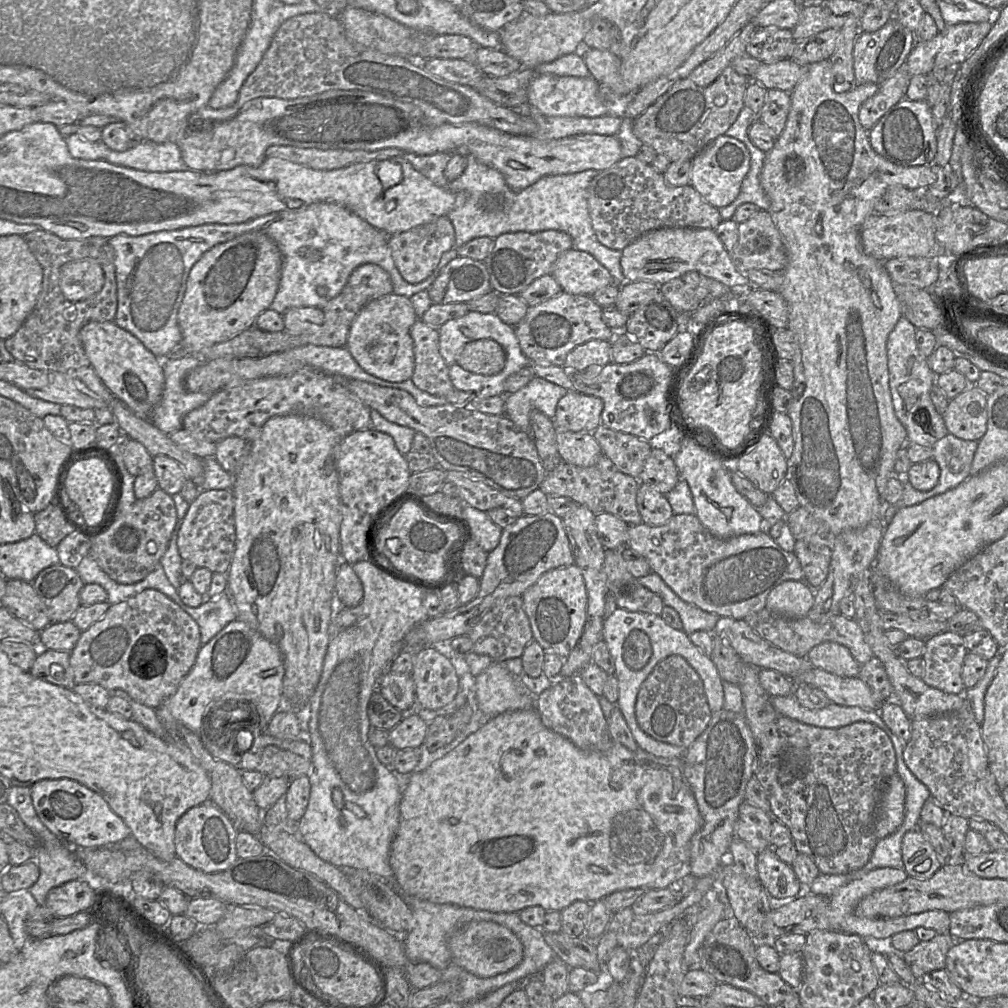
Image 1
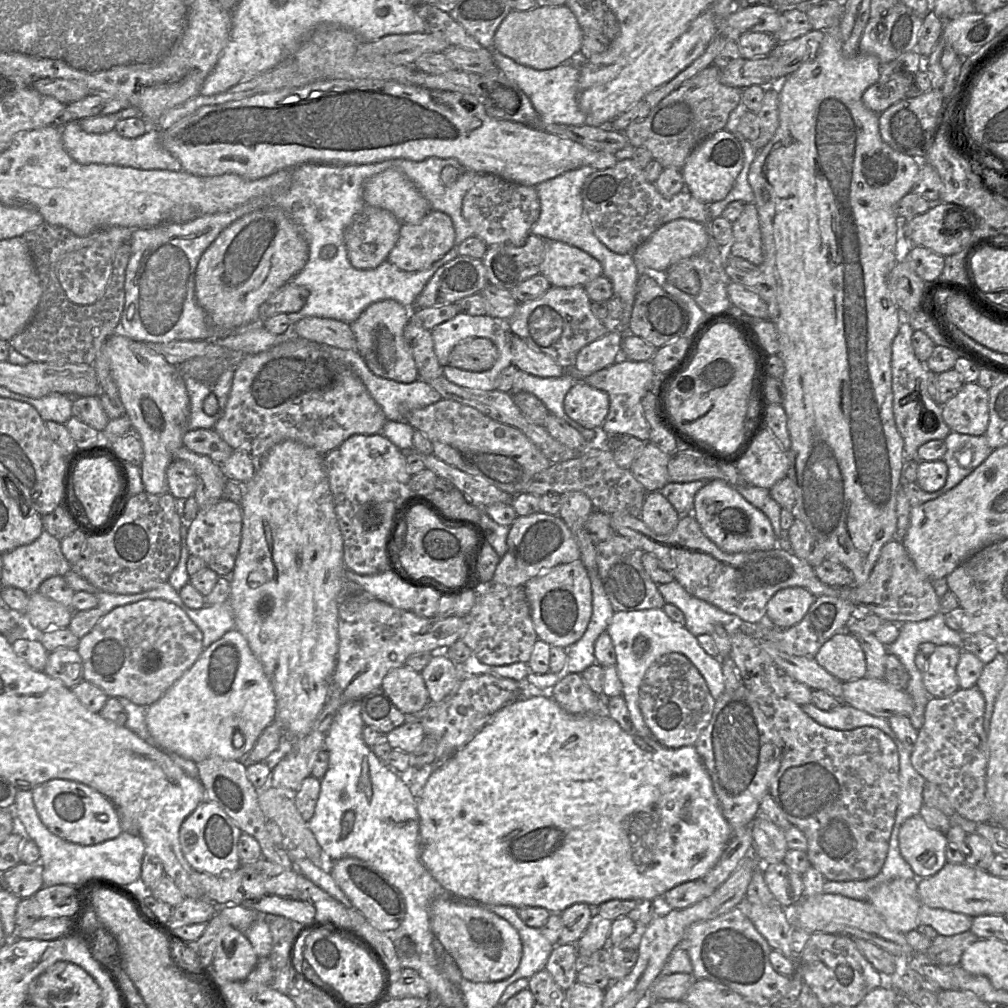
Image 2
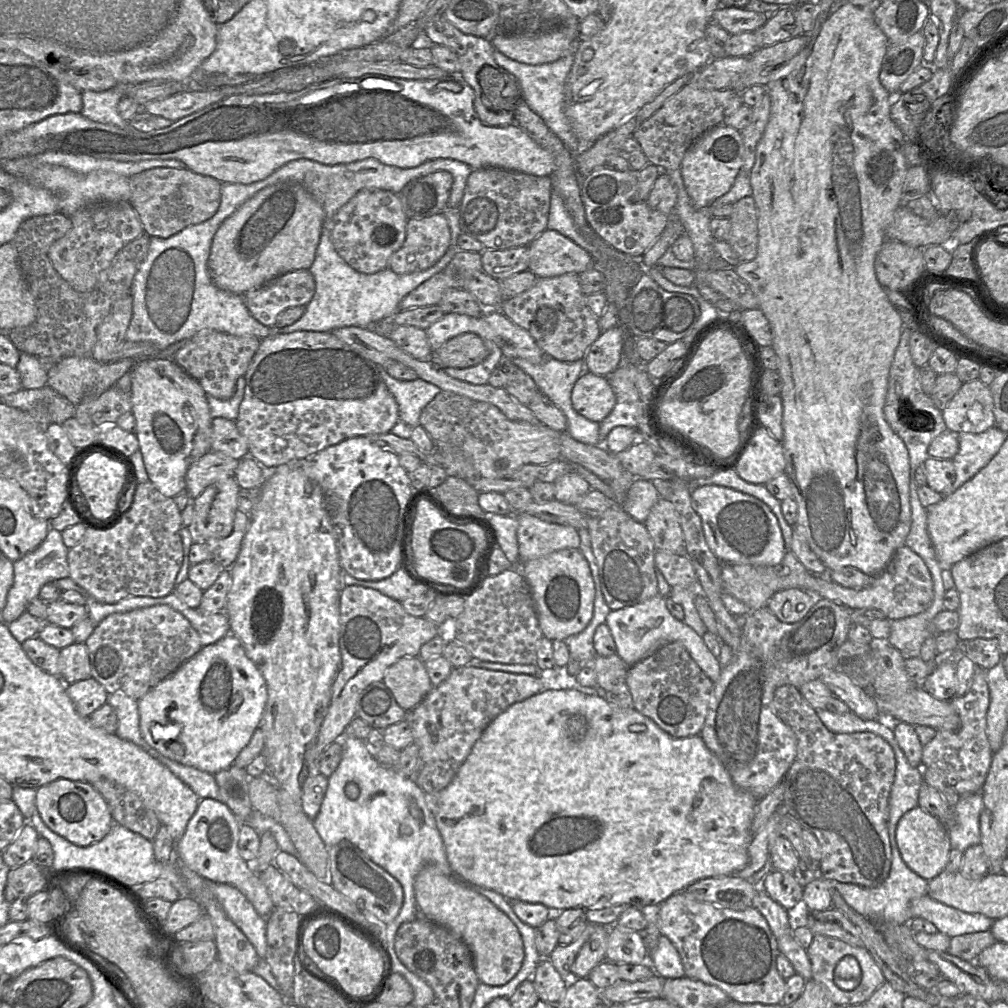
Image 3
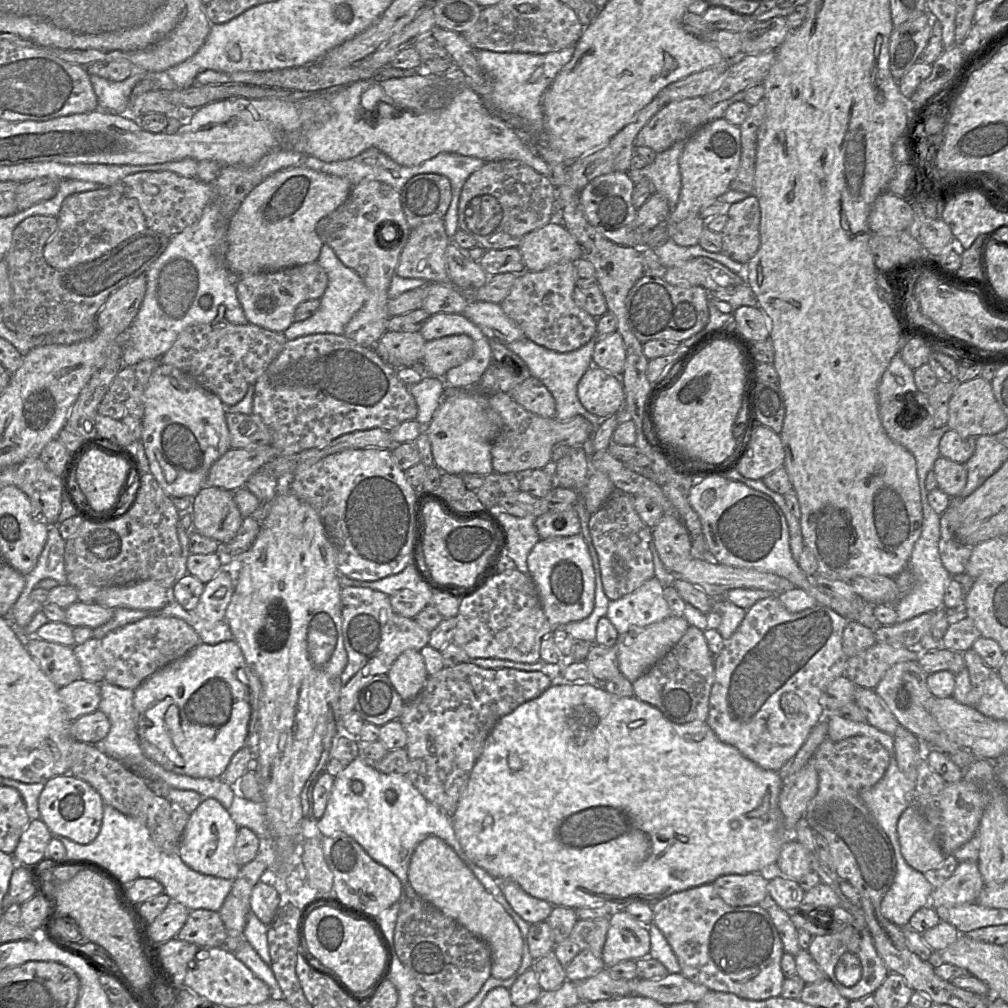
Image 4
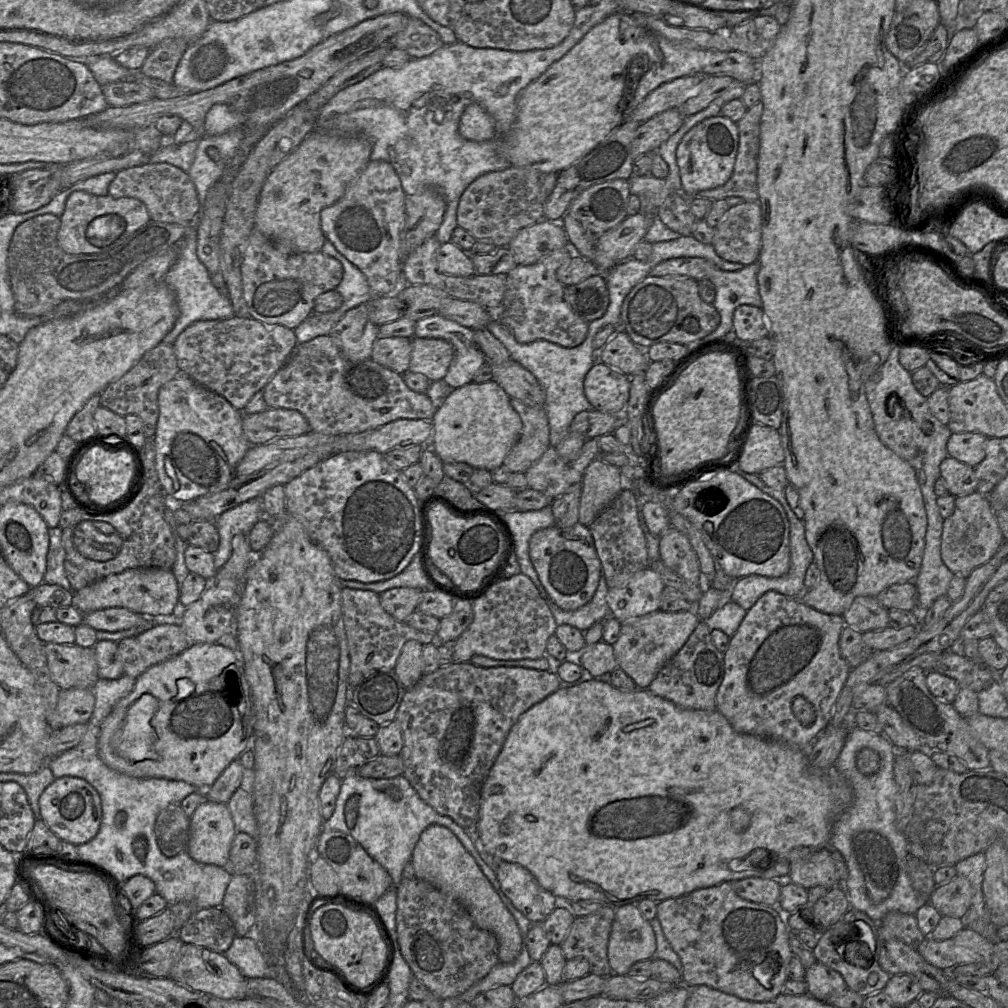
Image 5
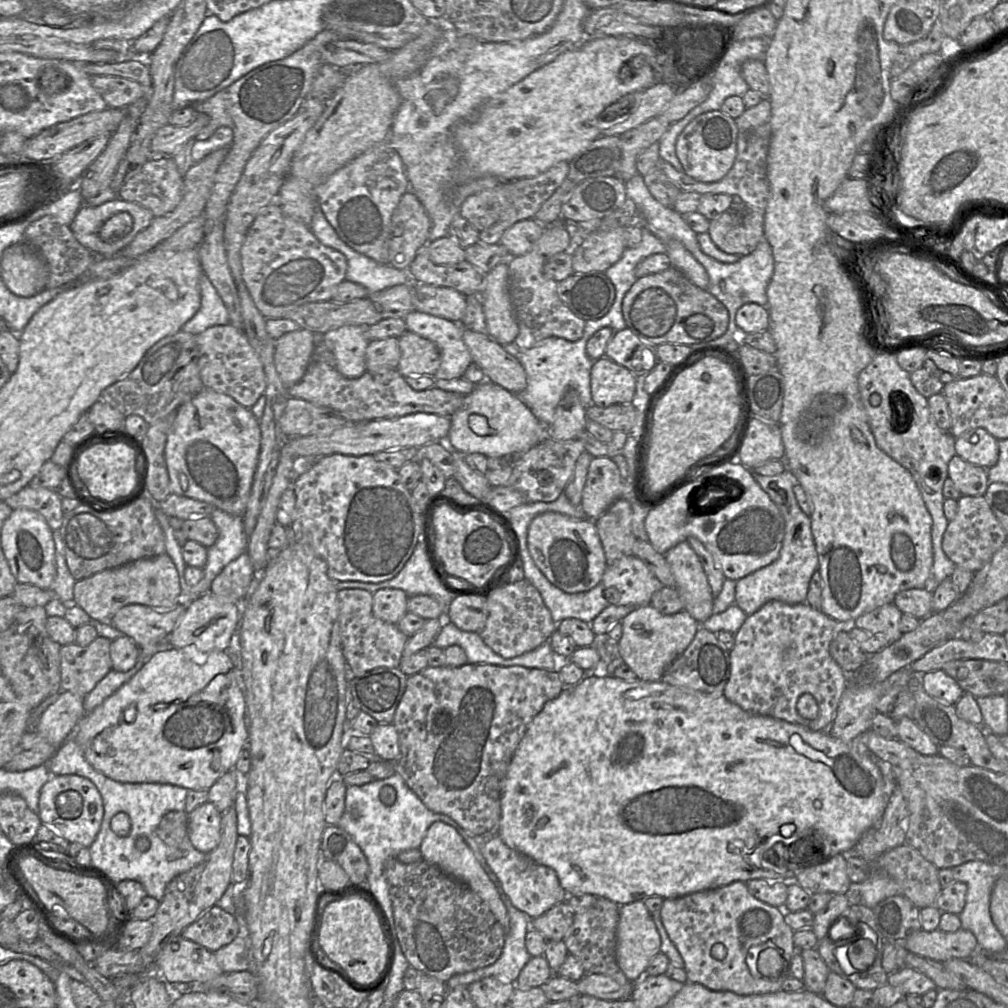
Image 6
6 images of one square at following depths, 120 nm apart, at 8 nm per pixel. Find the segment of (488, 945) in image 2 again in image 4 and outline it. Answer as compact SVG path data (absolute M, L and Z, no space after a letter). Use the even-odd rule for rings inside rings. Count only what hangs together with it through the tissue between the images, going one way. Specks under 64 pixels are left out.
M430 835L416 846L408 868L408 879L420 898L457 921L490 946L491 976L508 979L517 971L521 965L523 951L523 938L519 927L444 840Z

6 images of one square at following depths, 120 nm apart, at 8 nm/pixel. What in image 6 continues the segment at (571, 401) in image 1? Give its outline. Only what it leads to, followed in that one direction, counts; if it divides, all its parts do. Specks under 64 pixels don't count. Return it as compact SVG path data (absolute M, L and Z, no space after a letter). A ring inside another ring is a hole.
M607 357L593 362L591 369L593 405L607 408L615 404L639 402L639 380L627 368Z

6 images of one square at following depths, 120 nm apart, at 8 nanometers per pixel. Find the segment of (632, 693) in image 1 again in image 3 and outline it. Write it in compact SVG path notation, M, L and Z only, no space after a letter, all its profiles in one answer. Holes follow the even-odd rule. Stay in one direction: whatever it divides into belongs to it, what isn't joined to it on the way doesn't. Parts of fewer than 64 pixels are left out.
M660 594L635 606L611 610L605 623L615 642L616 654L628 667L649 657L661 647L677 641L685 646L690 656L712 682L716 682L720 676L722 667L719 660L707 648L703 637L699 636L683 621L677 620L673 616L667 609L666 597Z

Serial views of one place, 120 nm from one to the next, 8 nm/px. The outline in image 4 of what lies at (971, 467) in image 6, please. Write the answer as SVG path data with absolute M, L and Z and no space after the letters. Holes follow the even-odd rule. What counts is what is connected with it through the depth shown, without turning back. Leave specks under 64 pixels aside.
M940 456L934 462L932 471L936 476L938 489L949 497L960 495L967 482L965 464Z

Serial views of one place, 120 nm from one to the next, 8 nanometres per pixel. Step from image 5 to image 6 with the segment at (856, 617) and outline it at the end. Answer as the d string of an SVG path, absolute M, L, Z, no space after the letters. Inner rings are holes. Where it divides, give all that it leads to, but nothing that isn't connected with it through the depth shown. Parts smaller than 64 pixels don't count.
M893 603L882 605L857 617L852 625L883 635L889 643L898 640L903 634L899 624L902 612Z

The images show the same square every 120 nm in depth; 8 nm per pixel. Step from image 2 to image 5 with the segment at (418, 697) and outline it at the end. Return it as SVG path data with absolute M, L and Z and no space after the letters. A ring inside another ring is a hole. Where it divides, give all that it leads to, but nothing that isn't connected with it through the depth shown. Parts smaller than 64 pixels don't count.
M415 640L407 641L402 647L394 672L405 689L411 688L423 675L423 647Z

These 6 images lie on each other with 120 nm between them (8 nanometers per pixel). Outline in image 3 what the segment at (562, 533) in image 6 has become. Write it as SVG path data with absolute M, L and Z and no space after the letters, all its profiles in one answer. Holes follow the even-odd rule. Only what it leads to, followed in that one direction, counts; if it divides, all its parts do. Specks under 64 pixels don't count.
M563 549L521 563L521 573L530 586L543 637L565 640L580 633L593 616L595 587L589 564L579 549Z

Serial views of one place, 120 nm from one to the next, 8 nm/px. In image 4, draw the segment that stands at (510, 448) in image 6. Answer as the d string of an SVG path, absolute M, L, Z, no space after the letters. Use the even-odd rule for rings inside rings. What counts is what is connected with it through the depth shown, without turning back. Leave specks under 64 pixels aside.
M474 389L443 397L424 430L431 443L434 465L442 473L489 474L493 472L491 445L502 427L503 421L489 404L488 395Z

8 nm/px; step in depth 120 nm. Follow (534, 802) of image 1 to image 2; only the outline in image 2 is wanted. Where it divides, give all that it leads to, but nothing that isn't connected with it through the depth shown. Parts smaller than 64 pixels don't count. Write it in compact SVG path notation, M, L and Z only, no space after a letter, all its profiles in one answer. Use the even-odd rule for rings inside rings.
M533 696L526 699L518 699L508 703L485 724L475 736L451 758L442 765L436 767L427 779L420 797L417 799L417 812L419 816L419 835L421 842L421 861L431 875L445 889L455 895L474 898L483 903L493 905L508 905L516 909L521 907L544 907L550 913L562 912L576 903L586 903L595 908L600 904L612 899L635 899L641 903L658 906L662 896L673 887L684 882L702 879L718 862L728 842L732 838L732 829L722 814L718 798L713 790L710 776L708 775L695 746L683 746L677 749L668 748L660 744L655 738L641 737L636 733L624 731L620 725L608 716L589 716L582 714L571 714L562 709L552 698Z

